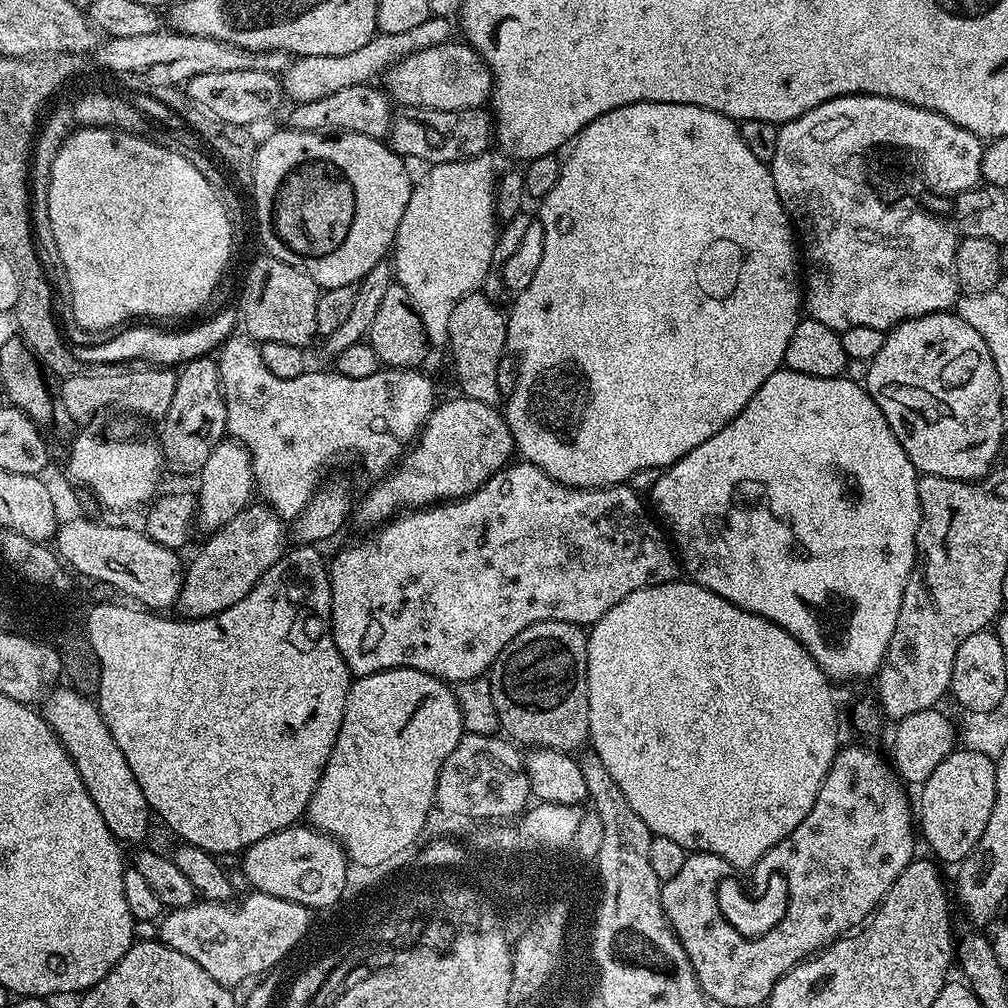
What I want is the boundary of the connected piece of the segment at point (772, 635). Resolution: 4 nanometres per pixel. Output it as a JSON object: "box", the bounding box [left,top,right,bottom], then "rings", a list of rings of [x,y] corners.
{"box":[587,582,841,870],"rings":[[[691,582],[680,583],[659,584],[658,586],[634,590],[634,594],[626,594],[626,598],[622,598],[622,602],[618,602],[610,610],[606,610],[606,614],[602,614],[602,618],[597,624],[591,625],[590,631],[587,633],[588,701],[590,702],[588,739],[590,741],[590,748],[591,751],[602,758],[602,766],[606,766],[606,770],[610,770],[610,775],[614,777],[614,782],[618,782],[618,790],[622,790],[622,794],[626,794],[626,802],[630,802],[634,814],[638,814],[638,818],[642,818],[642,822],[646,822],[646,826],[650,829],[653,836],[670,838],[674,842],[678,842],[678,846],[682,846],[690,854],[694,852],[714,854],[718,858],[730,862],[735,868],[747,870],[753,868],[771,848],[778,846],[778,842],[785,840],[800,825],[802,818],[806,818],[806,814],[810,814],[810,810],[818,798],[818,790],[834,762],[838,745],[841,743],[841,741],[839,742],[840,720],[836,717],[836,696],[832,693],[833,685],[830,683],[828,676],[818,666],[818,662],[814,662],[814,658],[804,649],[802,642],[798,642],[798,638],[794,638],[789,632],[782,630],[782,626],[778,626],[758,614],[750,614],[750,610],[742,610],[738,606],[734,606],[734,602],[726,602],[726,598],[706,590],[700,584],[693,584]]]}

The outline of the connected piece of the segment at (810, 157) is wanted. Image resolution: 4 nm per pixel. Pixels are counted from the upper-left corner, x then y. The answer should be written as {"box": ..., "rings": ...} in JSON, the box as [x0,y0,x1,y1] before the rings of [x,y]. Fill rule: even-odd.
{"box":[771,96,985,332],"rings":[[[839,96],[833,100],[822,102],[814,106],[806,114],[798,118],[788,120],[785,124],[779,125],[778,147],[774,150],[774,158],[771,162],[772,177],[774,178],[774,190],[778,190],[778,198],[784,203],[784,211],[790,217],[791,227],[798,237],[799,247],[802,249],[802,308],[811,319],[822,322],[822,326],[830,326],[835,332],[844,332],[854,326],[870,326],[881,330],[891,330],[903,320],[913,320],[919,316],[925,316],[931,312],[946,312],[955,305],[958,299],[958,281],[954,275],[956,262],[956,246],[958,243],[957,233],[953,225],[920,208],[907,208],[904,202],[891,202],[887,204],[878,193],[872,189],[870,176],[865,171],[862,161],[864,153],[872,147],[885,144],[888,147],[902,146],[908,154],[918,158],[918,168],[924,171],[924,180],[936,192],[952,192],[959,194],[968,188],[977,187],[981,183],[980,162],[984,157],[985,145],[981,137],[974,135],[970,130],[950,122],[942,114],[934,110],[919,108],[913,104],[907,104],[901,100],[895,100],[889,96]]]}

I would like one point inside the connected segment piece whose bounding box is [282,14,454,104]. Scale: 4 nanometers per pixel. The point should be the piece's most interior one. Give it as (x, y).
(307, 77)

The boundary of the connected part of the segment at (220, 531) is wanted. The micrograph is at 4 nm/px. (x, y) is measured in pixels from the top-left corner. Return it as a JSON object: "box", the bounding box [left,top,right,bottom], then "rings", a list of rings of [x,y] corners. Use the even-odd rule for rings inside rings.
{"box":[174,502,286,620],"rings":[[[253,502],[226,526],[217,528],[207,537],[208,541],[200,548],[200,553],[187,565],[184,585],[178,594],[174,608],[181,617],[198,620],[202,616],[213,616],[234,602],[242,602],[250,590],[278,562],[286,551],[286,524],[272,507],[263,502]]]}

